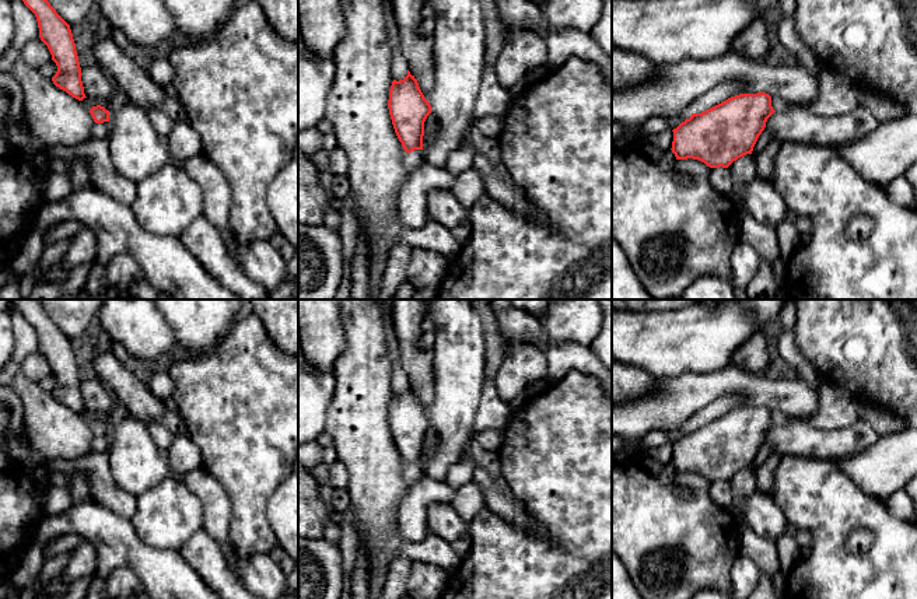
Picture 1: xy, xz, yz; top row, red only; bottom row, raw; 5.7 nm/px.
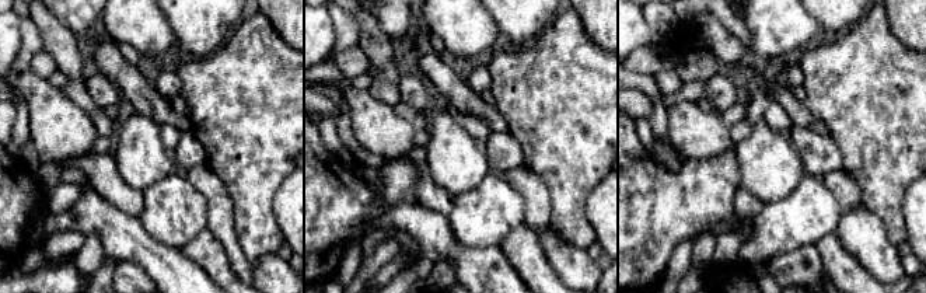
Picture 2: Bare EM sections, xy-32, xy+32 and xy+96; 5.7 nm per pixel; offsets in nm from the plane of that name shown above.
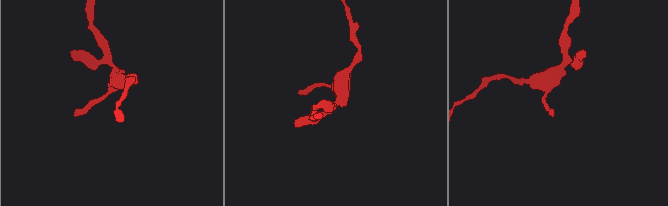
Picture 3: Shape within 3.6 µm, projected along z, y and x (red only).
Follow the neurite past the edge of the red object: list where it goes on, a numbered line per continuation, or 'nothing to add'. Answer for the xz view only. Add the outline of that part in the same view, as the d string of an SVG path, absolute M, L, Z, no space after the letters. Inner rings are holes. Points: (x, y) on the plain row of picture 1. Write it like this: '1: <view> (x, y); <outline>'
1: xz (412, 475); M414 463L412 466L405 466L403 477L407 481L407 486L409 487L414 486L420 480L423 472L424 472L423 463Z

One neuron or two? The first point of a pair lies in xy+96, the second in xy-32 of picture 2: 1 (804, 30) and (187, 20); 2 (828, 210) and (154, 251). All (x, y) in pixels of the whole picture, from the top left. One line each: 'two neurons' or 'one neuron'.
1: two neurons
2: two neurons

